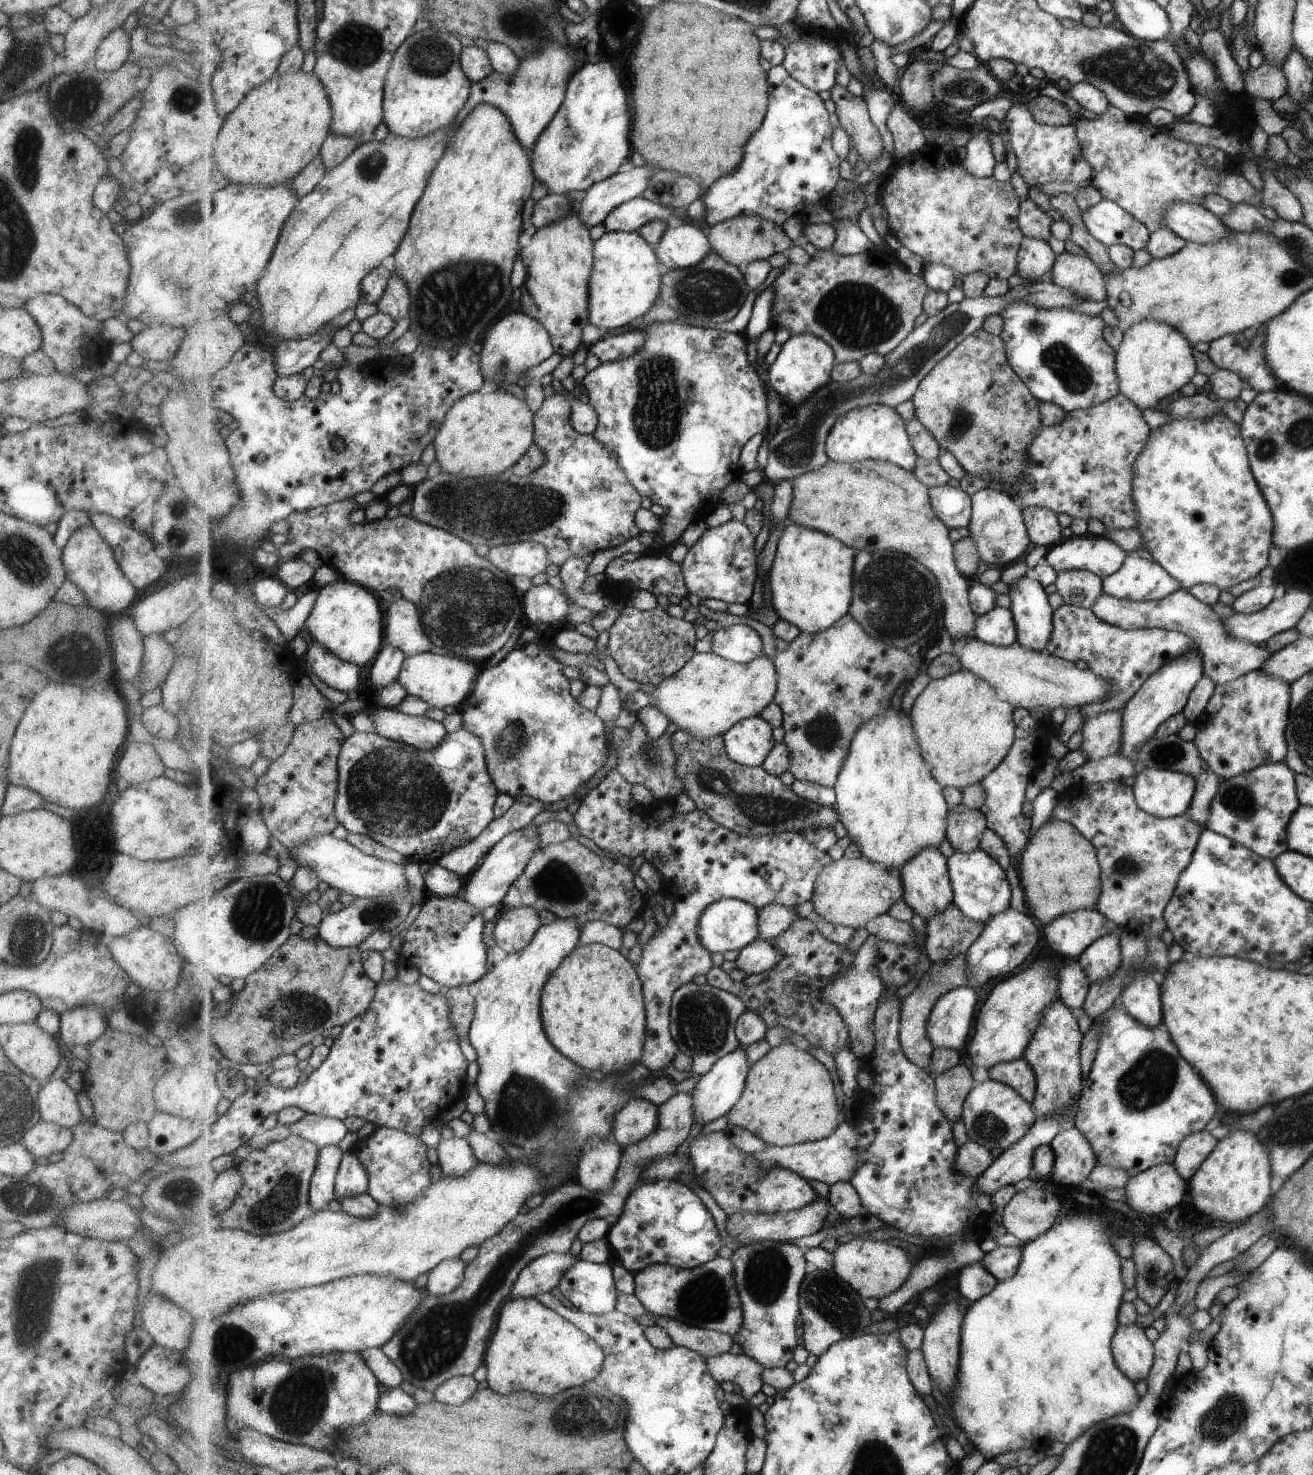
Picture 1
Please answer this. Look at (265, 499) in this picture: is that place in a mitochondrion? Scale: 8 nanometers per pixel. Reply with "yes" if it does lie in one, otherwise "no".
yes

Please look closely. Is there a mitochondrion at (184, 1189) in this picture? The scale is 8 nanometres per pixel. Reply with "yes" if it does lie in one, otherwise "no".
yes

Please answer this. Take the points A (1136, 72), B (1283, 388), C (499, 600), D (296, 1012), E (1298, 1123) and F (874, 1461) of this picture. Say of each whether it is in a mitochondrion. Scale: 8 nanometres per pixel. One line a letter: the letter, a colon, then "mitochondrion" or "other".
A: mitochondrion
B: other
C: mitochondrion
D: mitochondrion
E: mitochondrion
F: mitochondrion

